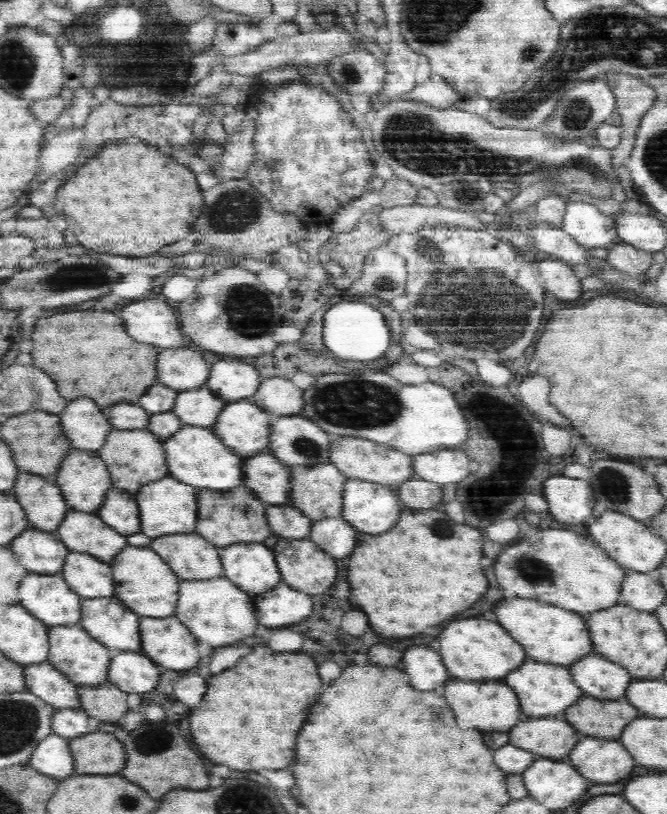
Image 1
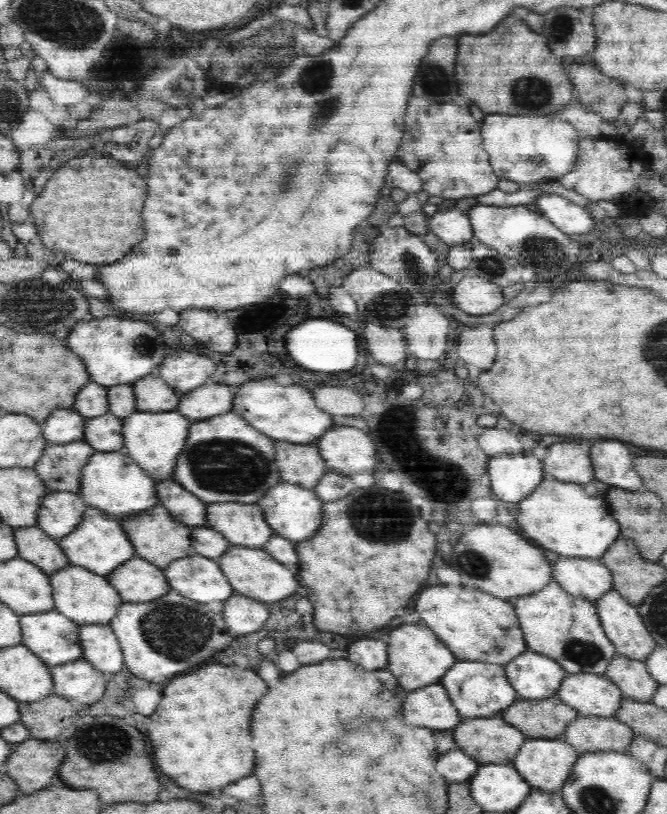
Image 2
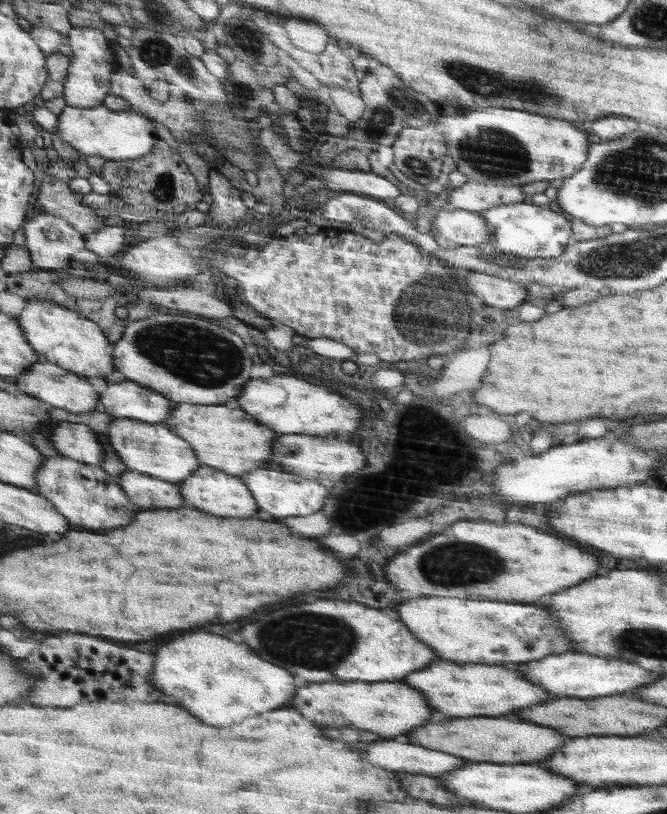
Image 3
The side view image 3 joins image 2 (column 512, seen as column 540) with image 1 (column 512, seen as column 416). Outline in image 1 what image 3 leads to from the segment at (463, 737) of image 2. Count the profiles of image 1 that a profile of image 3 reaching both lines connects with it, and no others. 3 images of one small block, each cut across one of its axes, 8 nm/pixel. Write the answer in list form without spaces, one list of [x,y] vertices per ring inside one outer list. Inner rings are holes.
[[[528,718],[508,732],[510,744],[544,758],[562,758],[580,742],[581,734],[564,718]]]

